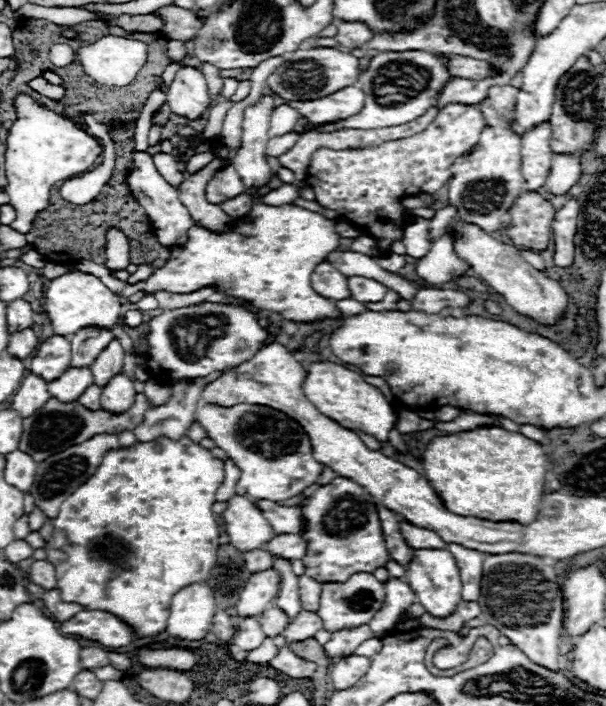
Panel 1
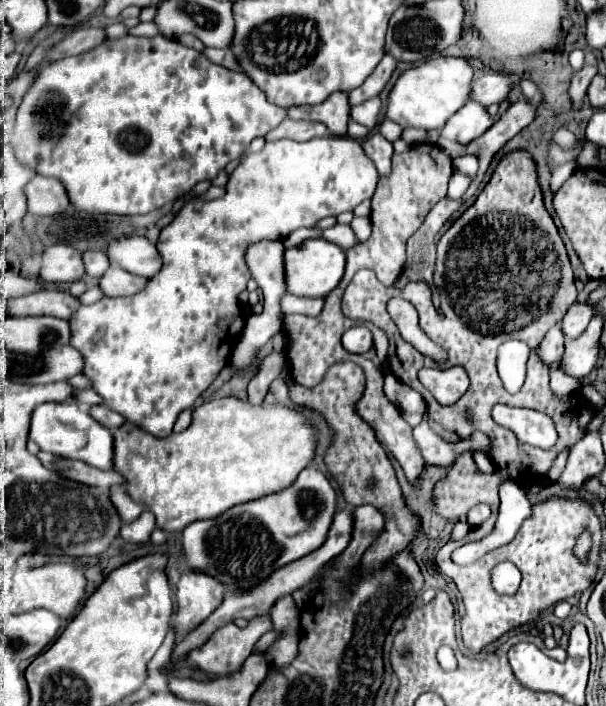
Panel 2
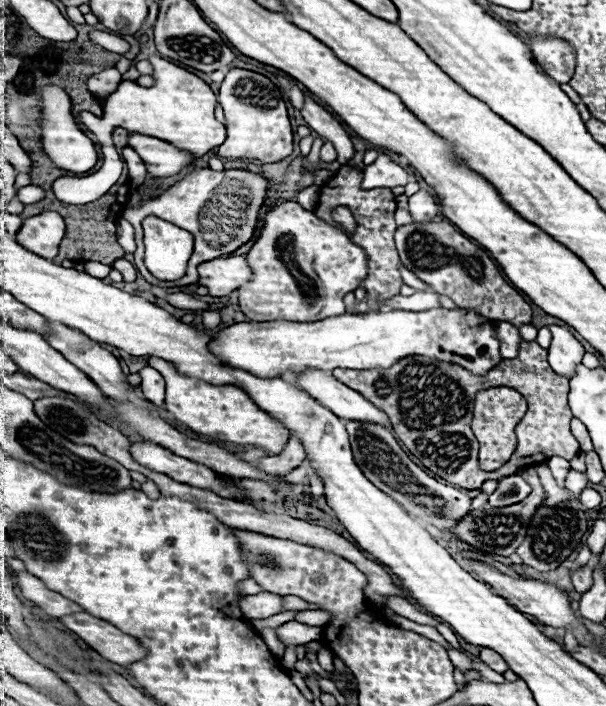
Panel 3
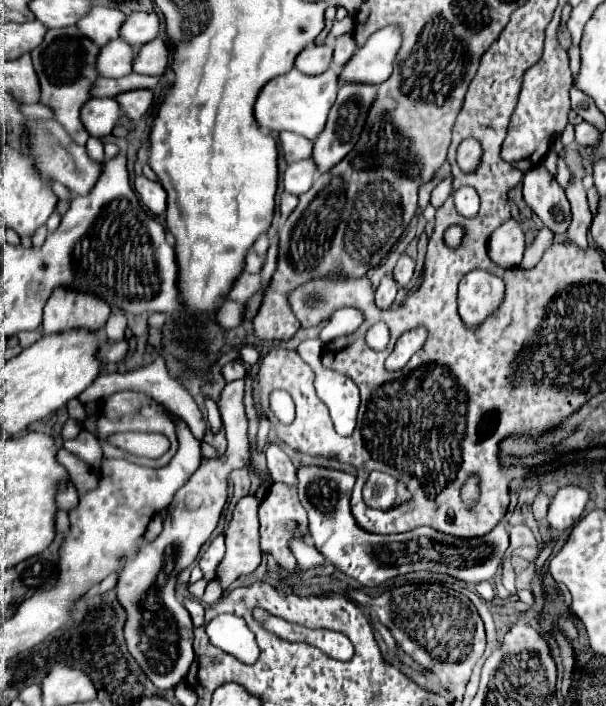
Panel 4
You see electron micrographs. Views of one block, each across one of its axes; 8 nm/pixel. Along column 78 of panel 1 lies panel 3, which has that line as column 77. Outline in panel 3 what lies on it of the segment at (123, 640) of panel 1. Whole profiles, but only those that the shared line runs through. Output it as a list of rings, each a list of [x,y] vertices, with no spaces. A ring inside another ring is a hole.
[[[86,612],[66,614],[60,616],[58,620],[78,638],[82,638],[92,650],[96,650],[102,658],[114,664],[128,666],[136,660],[142,660],[142,656],[146,656],[146,650],[140,646],[138,640]]]

